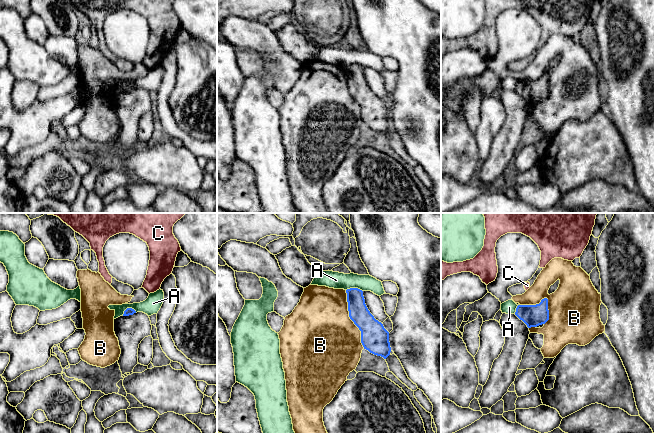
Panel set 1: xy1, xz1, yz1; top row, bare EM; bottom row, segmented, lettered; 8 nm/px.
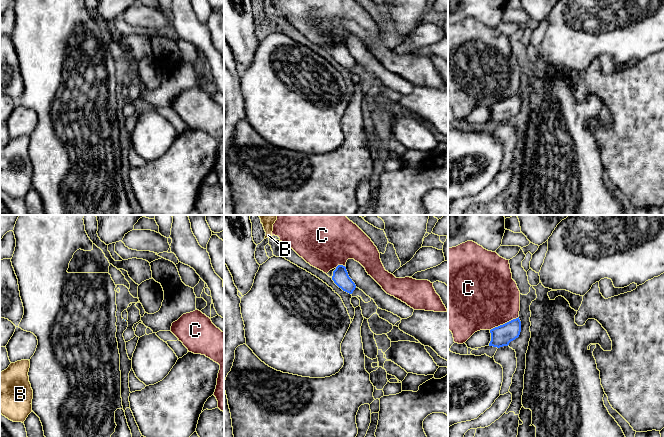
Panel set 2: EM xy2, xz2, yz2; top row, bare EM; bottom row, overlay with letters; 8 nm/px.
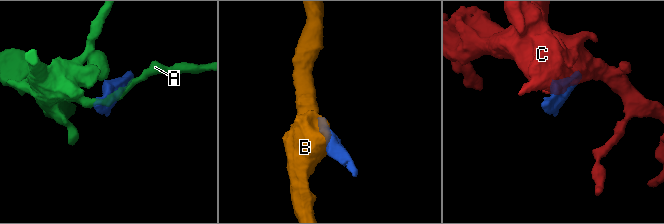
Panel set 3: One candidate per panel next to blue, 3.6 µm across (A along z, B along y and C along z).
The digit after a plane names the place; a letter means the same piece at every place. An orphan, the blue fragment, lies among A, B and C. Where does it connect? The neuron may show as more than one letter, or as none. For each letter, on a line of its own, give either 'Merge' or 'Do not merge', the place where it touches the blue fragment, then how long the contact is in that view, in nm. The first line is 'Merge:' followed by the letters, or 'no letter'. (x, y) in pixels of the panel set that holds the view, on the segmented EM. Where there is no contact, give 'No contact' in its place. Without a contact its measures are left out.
Merge: no letter
A: Do not merge. Touches blue at xy1 (128, 308). Shared border 120 nm
B: Do not merge. Touches blue at xz1 (350, 318). Shared border 500 nm
C: Do not merge. Touches blue at yz2 (505, 323). Shared border 260 nm

